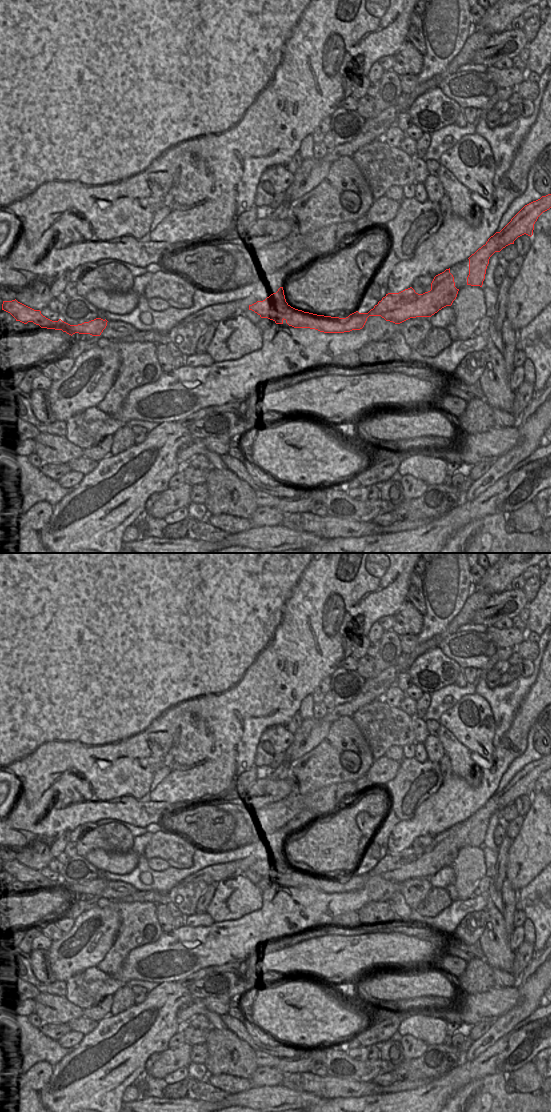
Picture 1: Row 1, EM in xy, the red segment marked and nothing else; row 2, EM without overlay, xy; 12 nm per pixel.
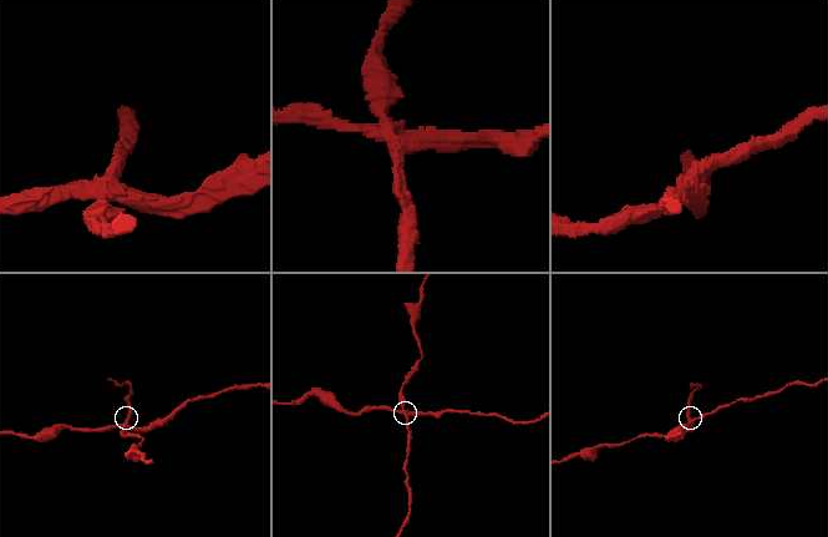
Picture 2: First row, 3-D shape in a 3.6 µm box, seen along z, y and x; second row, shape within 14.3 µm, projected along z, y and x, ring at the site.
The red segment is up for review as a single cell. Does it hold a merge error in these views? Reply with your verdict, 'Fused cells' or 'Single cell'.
Fused cells.

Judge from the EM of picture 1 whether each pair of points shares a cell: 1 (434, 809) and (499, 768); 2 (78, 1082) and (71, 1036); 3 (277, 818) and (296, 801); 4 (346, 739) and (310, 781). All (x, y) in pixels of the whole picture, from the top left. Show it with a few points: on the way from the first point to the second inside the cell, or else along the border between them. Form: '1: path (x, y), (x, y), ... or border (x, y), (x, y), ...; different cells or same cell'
1: path (451, 804), (456, 800), (471, 798), (484, 785); same cell
2: border (85, 1035), (72, 1049); different cells
3: path (282, 813), (291, 805); same cell
4: path (341, 748), (319, 770); same cell

